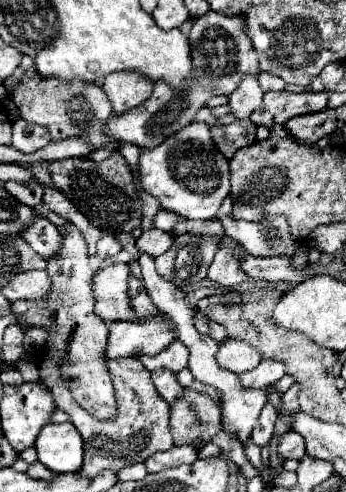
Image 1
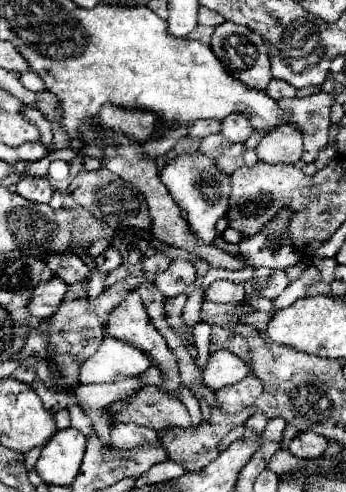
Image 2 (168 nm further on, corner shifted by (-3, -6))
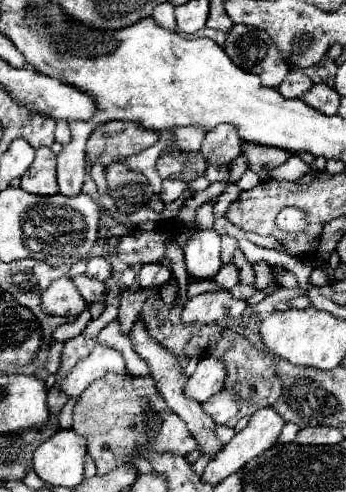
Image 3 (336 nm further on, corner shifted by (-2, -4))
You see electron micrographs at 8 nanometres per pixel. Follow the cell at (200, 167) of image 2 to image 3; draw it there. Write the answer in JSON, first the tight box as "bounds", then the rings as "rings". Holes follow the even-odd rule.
{"bounds":[183,228,221,280],"rings":[[[193,228],[193,236],[187,238],[187,244],[183,246],[185,254],[185,268],[189,278],[193,280],[213,280],[221,268],[221,236],[215,230],[205,230],[205,228]]]}

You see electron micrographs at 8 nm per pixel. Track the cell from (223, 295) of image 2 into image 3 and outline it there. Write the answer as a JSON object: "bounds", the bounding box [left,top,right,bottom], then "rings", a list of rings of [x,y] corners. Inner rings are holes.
{"bounds":[181,290,245,330],"rings":[[[227,290],[207,292],[207,294],[199,294],[187,300],[187,304],[183,306],[181,320],[187,326],[199,322],[203,326],[211,324],[221,330],[227,330],[231,320],[237,318],[243,312],[243,308],[245,308],[245,302],[233,300]]]}

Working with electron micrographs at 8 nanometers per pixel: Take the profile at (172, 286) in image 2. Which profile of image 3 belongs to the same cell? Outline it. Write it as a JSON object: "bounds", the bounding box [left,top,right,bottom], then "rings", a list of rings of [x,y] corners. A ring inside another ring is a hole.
{"bounds":[159,280,177,304],"rings":[[[175,280],[167,282],[165,286],[161,286],[159,294],[161,294],[161,300],[163,300],[165,304],[173,304],[175,298],[177,298],[177,282],[175,282]]]}

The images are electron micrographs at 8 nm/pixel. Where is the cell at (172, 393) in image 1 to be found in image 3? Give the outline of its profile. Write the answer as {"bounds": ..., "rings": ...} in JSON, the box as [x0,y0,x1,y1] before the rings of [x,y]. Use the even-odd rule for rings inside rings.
{"bounds":[73,374,197,476],"rings":[[[107,374],[105,378],[93,382],[77,398],[73,430],[87,440],[87,450],[95,460],[99,476],[119,466],[135,468],[131,456],[141,456],[139,452],[143,448],[179,456],[197,450],[195,438],[189,434],[185,422],[181,422],[181,418],[169,410],[151,376],[137,378],[131,374]]]}

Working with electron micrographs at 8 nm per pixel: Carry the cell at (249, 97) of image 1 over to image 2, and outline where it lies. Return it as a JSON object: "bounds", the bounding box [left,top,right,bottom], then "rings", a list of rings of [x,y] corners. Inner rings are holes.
{"bounds":[222,116,252,142],"rings":[[[226,116],[226,120],[222,122],[222,136],[230,142],[244,142],[250,134],[252,134],[252,128],[250,128],[250,120],[246,120],[246,116]]]}

